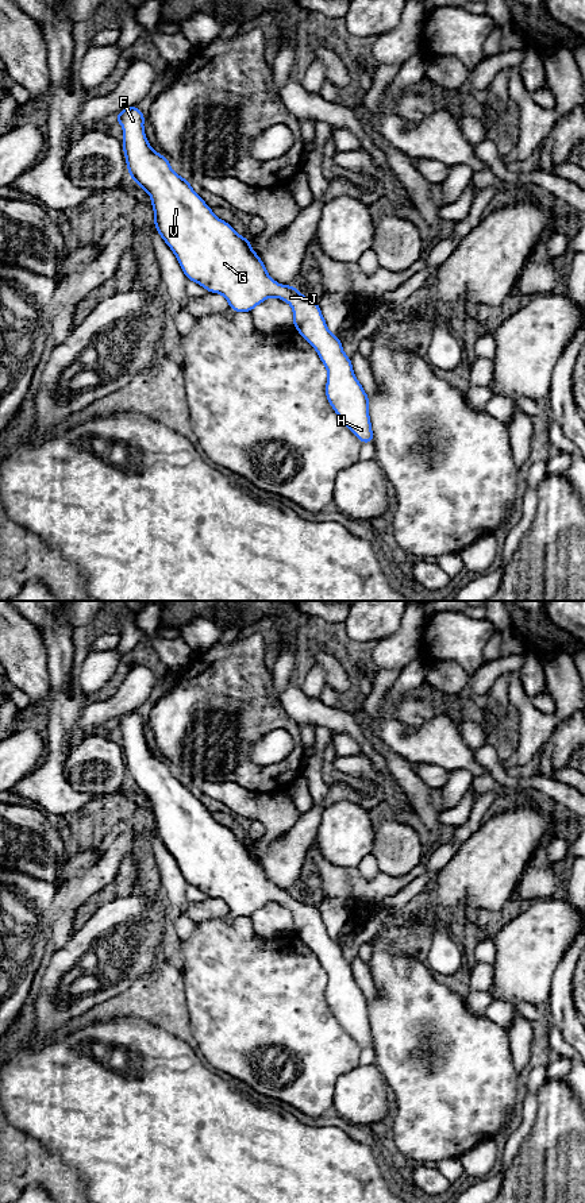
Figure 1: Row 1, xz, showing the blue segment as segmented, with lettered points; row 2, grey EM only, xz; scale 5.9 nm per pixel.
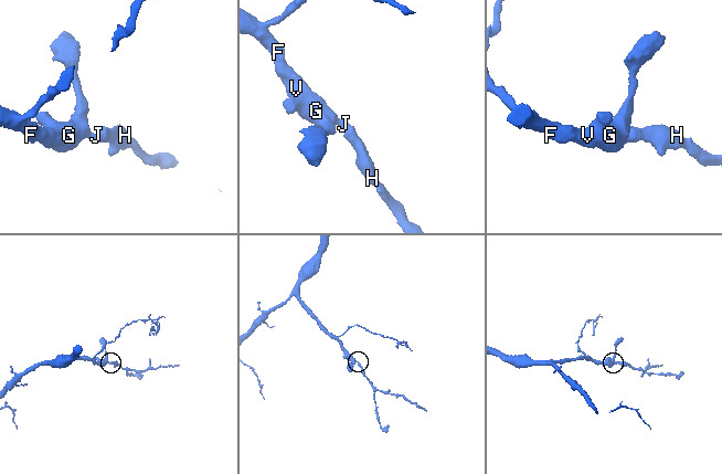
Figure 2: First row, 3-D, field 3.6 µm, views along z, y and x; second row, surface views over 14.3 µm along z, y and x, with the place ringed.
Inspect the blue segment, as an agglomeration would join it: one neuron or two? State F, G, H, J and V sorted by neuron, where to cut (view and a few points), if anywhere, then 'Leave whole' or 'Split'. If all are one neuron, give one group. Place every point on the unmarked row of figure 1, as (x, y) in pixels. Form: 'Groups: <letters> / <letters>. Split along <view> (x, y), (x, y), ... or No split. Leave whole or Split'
Groups: F G H J V. No split. Leave whole

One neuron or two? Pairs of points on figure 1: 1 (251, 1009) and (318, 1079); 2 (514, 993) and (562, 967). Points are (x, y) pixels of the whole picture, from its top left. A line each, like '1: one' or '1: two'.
1: one
2: two

